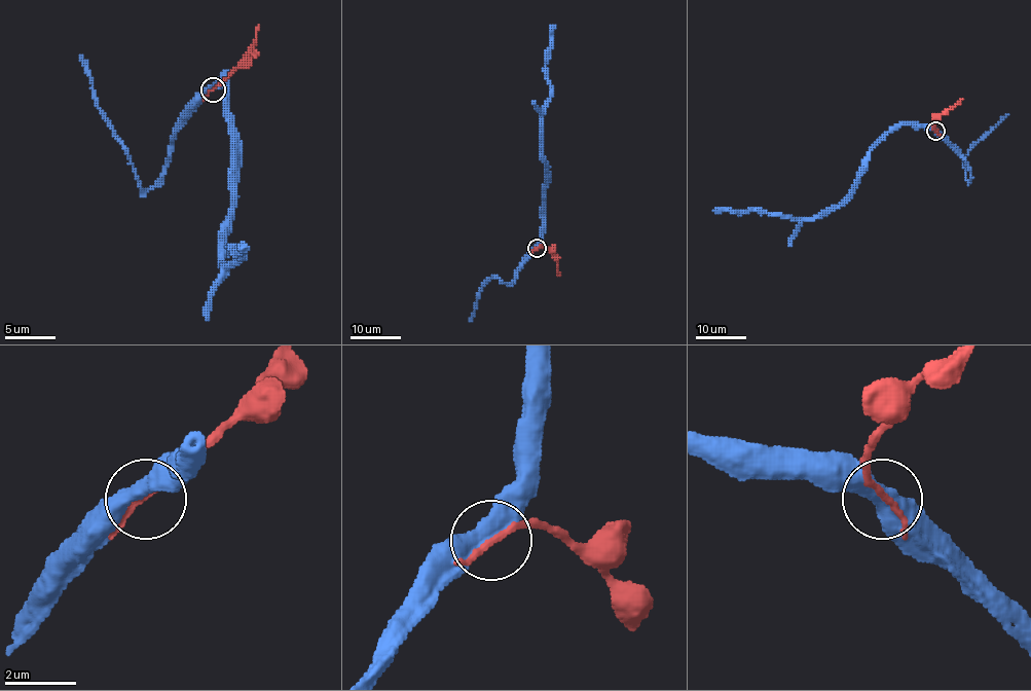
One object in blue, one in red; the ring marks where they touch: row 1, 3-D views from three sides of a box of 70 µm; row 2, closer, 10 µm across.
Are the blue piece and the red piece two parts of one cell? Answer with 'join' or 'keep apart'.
join

